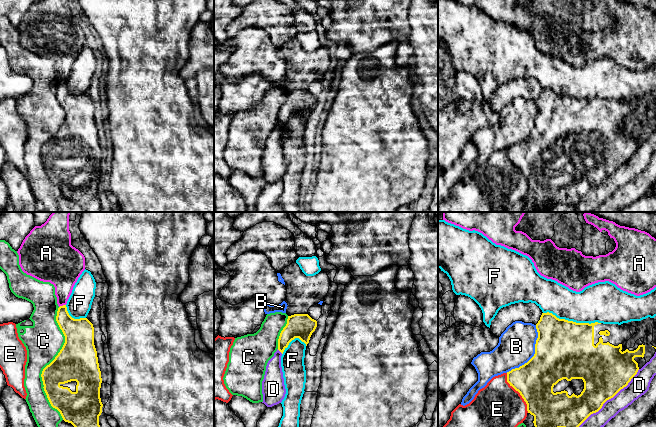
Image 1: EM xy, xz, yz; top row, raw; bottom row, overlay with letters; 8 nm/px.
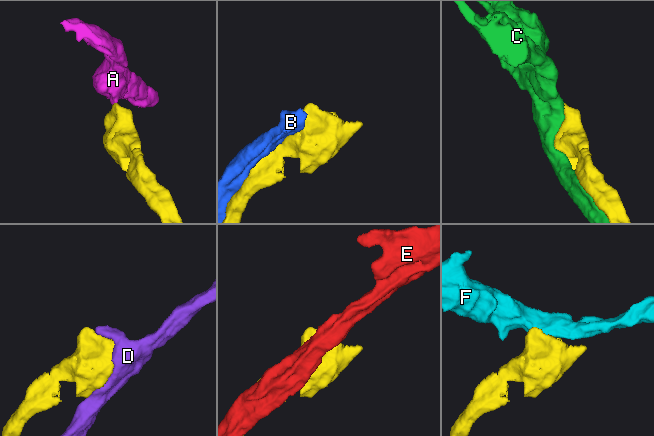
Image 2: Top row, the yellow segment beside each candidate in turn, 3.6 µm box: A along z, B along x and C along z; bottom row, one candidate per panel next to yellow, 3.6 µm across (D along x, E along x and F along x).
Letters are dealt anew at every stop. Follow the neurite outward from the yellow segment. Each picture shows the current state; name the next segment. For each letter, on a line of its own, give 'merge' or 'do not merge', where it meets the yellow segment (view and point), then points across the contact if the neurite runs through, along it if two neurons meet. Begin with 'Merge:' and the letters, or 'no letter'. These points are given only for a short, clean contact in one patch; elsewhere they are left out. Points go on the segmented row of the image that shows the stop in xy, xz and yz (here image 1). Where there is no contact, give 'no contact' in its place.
Merge: no letter
A: do not merge; contact xy (63, 305); border xy (65, 304), (59, 307)
B: do not merge; contact yz (534, 354)
C: do not merge; contact xy (49, 364)
D: do not merge; contact yz (609, 398)
E: do not merge; contact yz (519, 392)
F: do not merge; contact yz (572, 321); border yz (543, 312), (551, 312), (559, 318), (576, 322), (600, 323)

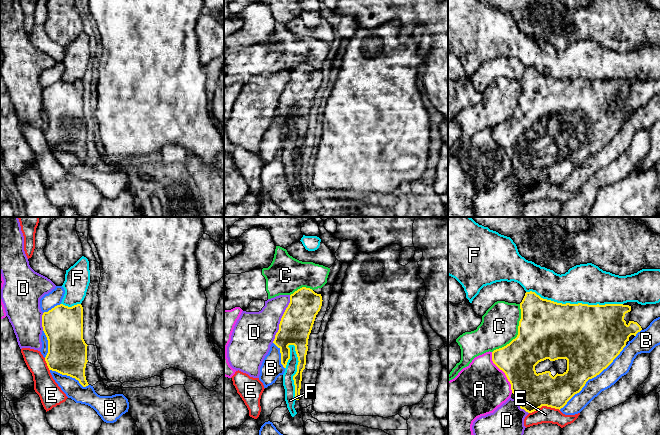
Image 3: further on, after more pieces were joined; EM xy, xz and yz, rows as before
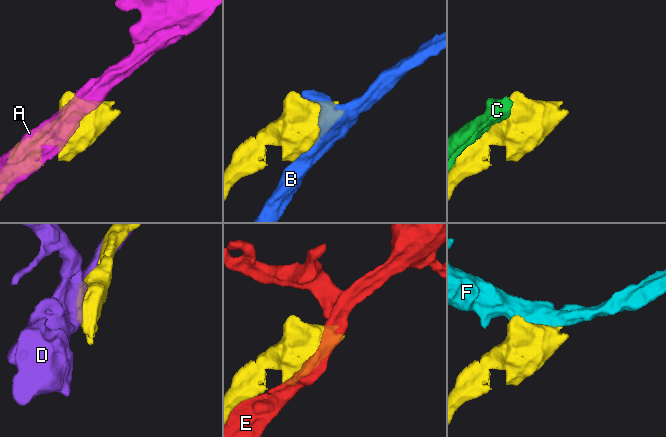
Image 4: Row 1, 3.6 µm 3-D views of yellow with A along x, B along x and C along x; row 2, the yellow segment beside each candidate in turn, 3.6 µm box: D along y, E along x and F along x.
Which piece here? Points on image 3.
Merge: no letter
A: do not merge; contact yz (503, 371)
B: do not merge; contact yz (592, 377)
C: do not merge; contact yz (518, 332)
D: do not merge; contact xz (281, 319)
E: do not merge; contact yz (544, 405)
F: do not merge; contact yz (574, 304); border yz (526, 291), (534, 291), (543, 298), (562, 303), (622, 304)

